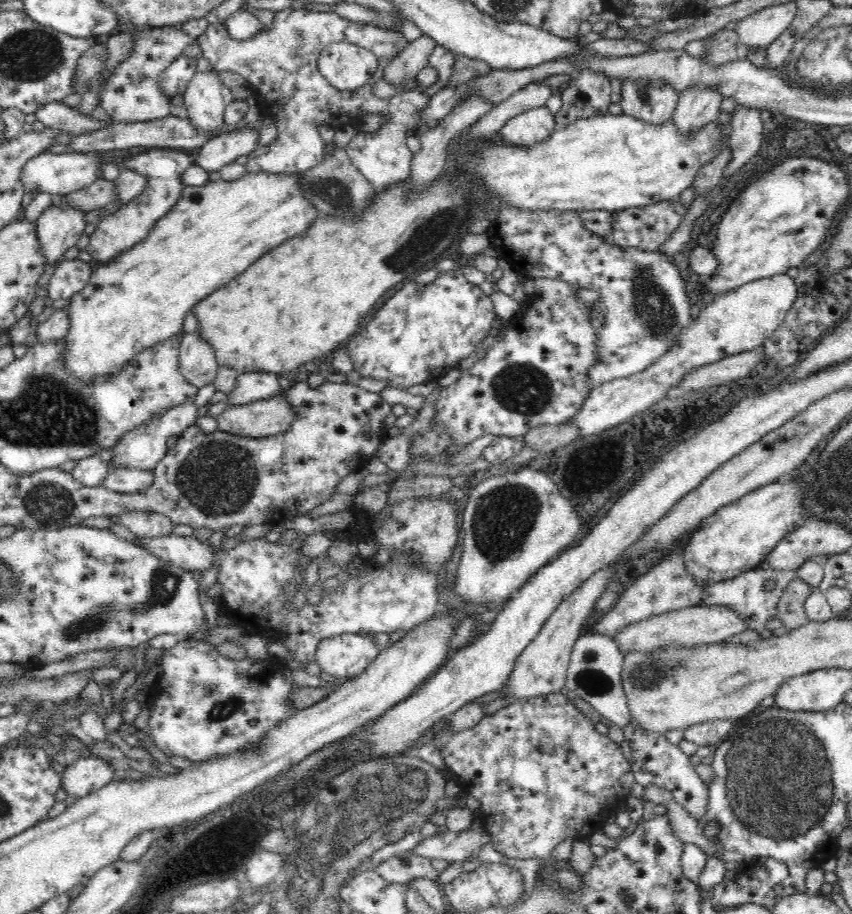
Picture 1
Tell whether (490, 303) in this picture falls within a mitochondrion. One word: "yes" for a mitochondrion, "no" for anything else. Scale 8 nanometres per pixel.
no

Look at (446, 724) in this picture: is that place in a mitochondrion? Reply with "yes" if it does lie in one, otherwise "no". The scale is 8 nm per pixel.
no

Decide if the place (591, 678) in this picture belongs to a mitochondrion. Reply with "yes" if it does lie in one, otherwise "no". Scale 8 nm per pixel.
yes

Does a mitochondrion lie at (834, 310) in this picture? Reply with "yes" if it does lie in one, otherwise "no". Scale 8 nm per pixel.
no

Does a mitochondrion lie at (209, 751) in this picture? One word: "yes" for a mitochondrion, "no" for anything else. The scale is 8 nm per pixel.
no

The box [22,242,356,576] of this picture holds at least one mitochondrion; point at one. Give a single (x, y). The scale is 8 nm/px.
(218, 479)

